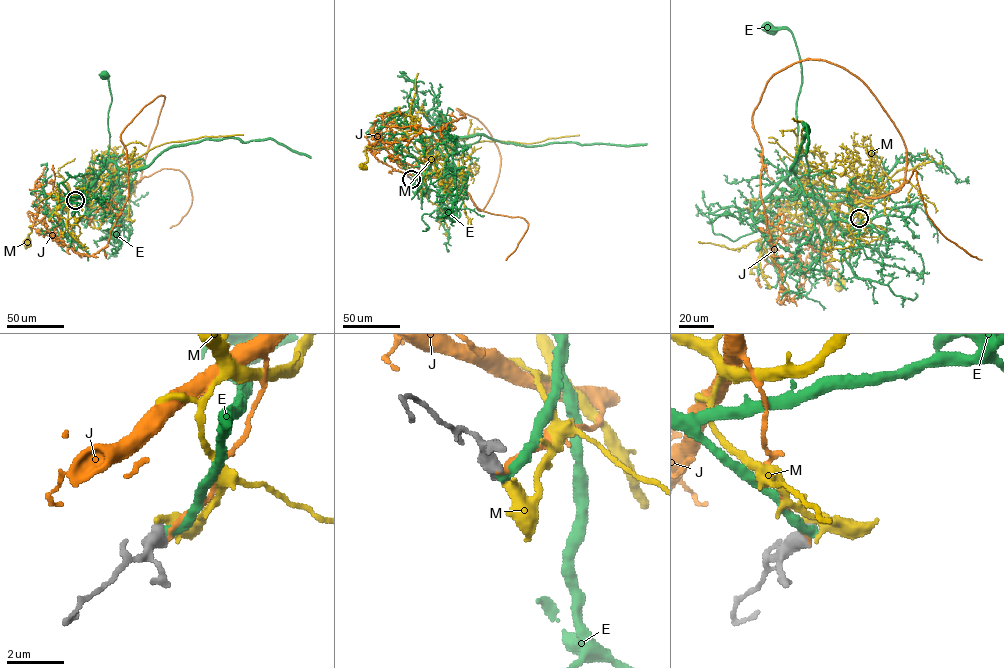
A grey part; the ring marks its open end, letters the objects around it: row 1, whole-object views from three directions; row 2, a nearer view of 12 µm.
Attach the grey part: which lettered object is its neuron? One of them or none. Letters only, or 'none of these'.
none of these

